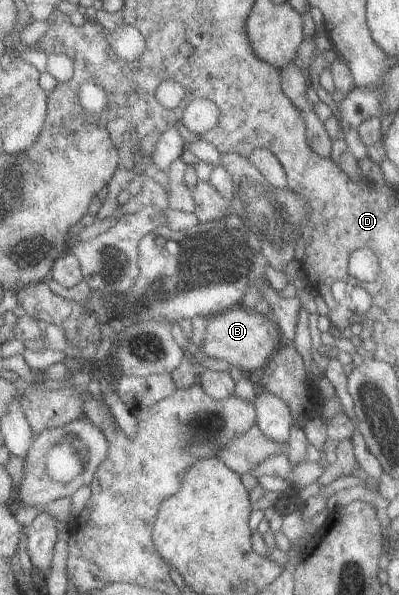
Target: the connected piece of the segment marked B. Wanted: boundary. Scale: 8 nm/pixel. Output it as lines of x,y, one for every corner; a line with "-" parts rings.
240,306
228,308
216,315
209,316
205,323
205,334
198,347
206,357
224,359
230,366
236,366
244,374
249,374
266,363
274,350
284,341
270,313
258,314

